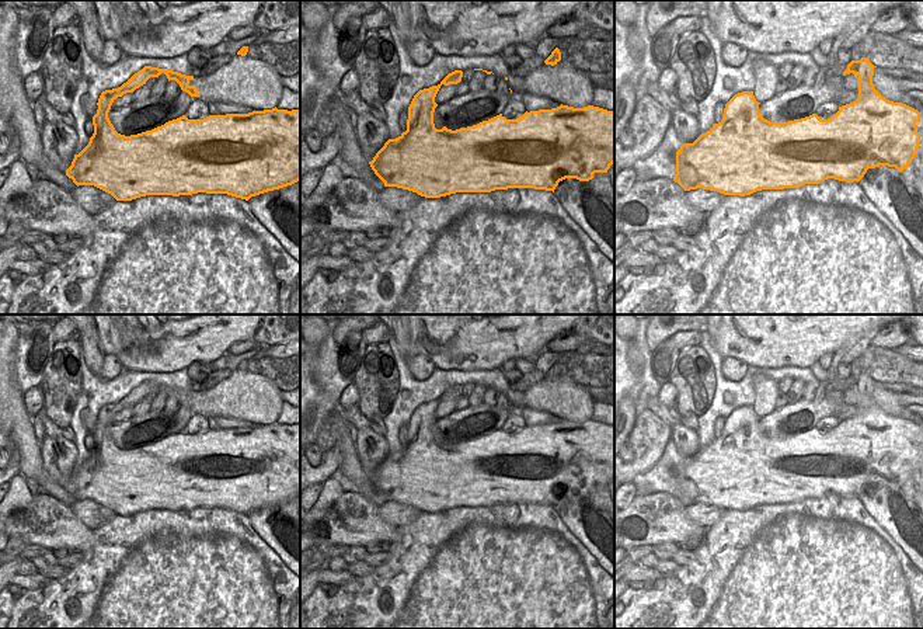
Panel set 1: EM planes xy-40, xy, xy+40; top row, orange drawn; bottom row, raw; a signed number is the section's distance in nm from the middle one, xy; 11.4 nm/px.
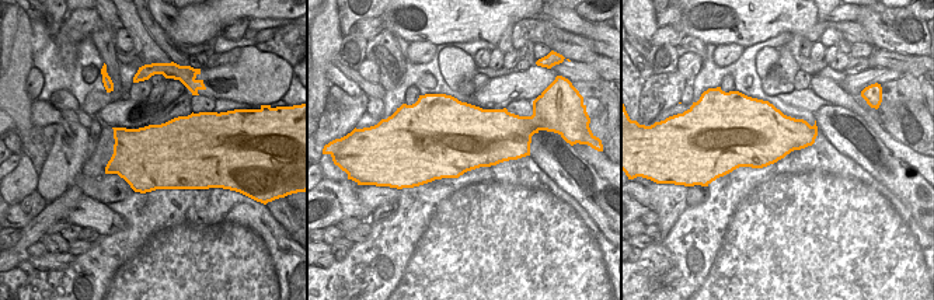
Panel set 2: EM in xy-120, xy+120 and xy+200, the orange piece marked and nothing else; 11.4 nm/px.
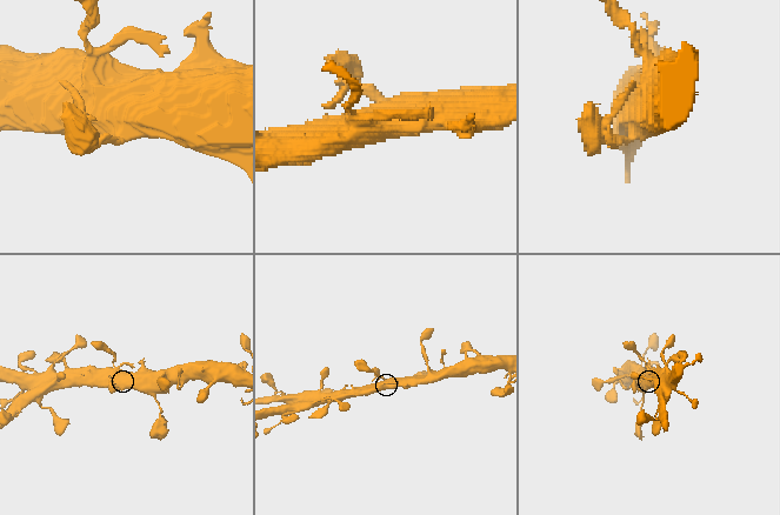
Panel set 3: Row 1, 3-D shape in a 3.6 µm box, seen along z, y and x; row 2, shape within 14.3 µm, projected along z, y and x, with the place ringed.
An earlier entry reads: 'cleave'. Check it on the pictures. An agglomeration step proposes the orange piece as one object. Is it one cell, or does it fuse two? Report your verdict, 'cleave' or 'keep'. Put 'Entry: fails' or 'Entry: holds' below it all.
keep
Entry: fails

